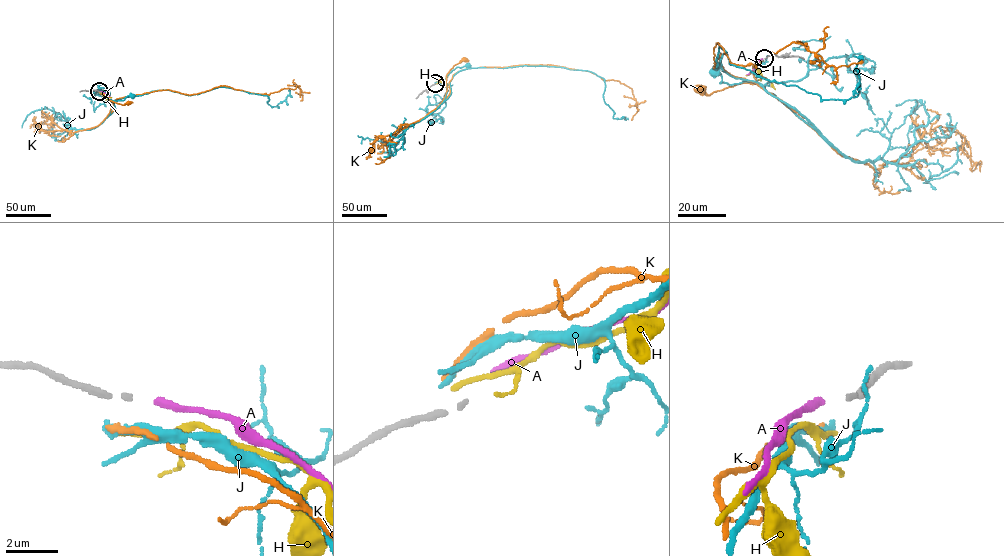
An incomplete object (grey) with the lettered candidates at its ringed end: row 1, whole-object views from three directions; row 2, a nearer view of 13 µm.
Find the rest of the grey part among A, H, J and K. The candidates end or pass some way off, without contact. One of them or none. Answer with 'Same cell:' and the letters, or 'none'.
Same cell: A

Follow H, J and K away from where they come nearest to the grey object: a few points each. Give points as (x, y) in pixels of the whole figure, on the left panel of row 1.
H: (99, 92), (105, 94), (111, 102)
J: (99, 92), (110, 100), (132, 96)
K: (99, 92), (118, 103), (128, 102)

